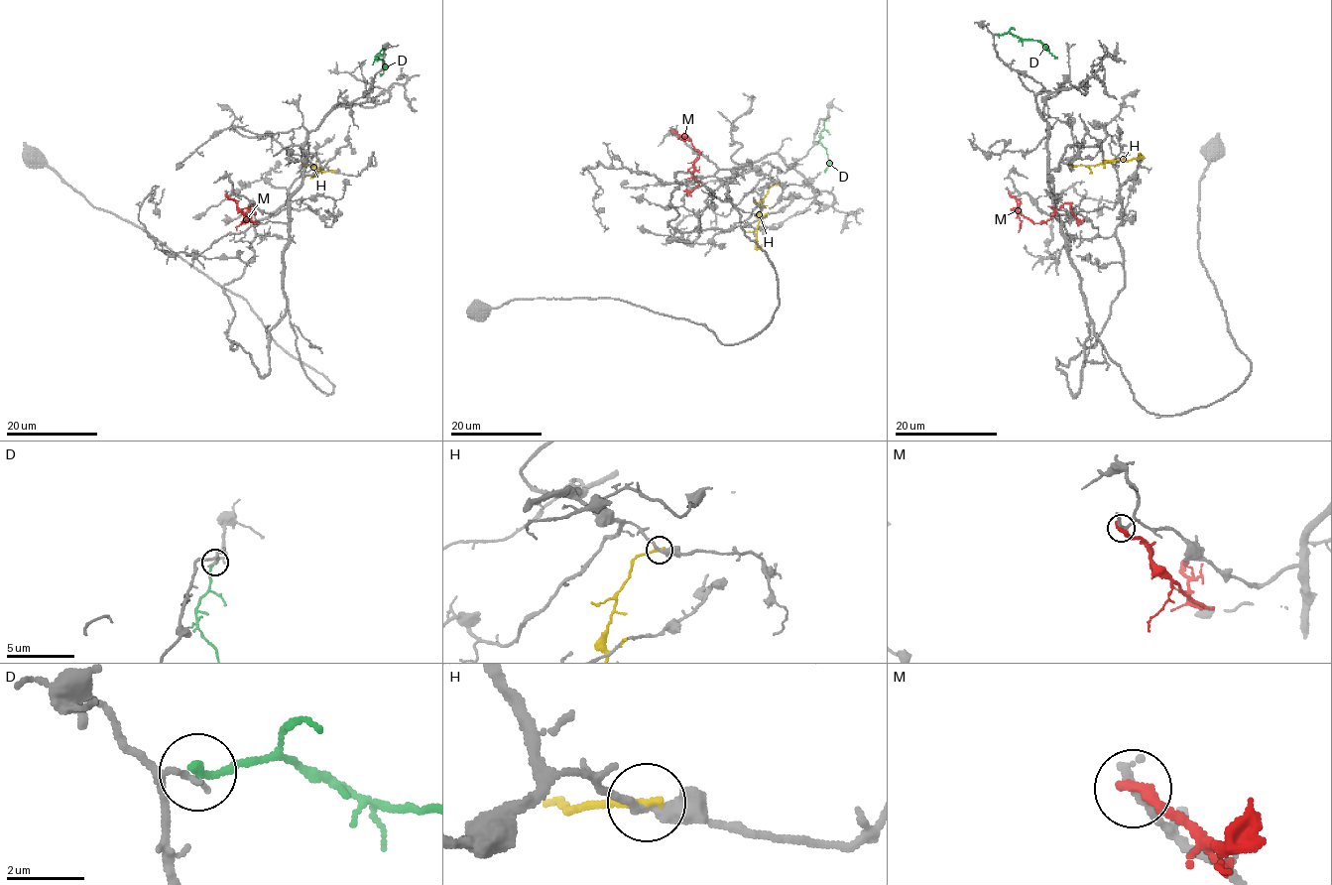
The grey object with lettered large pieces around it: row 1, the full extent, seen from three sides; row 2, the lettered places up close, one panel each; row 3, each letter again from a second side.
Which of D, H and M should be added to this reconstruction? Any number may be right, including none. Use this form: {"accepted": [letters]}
{"accepted": []}

